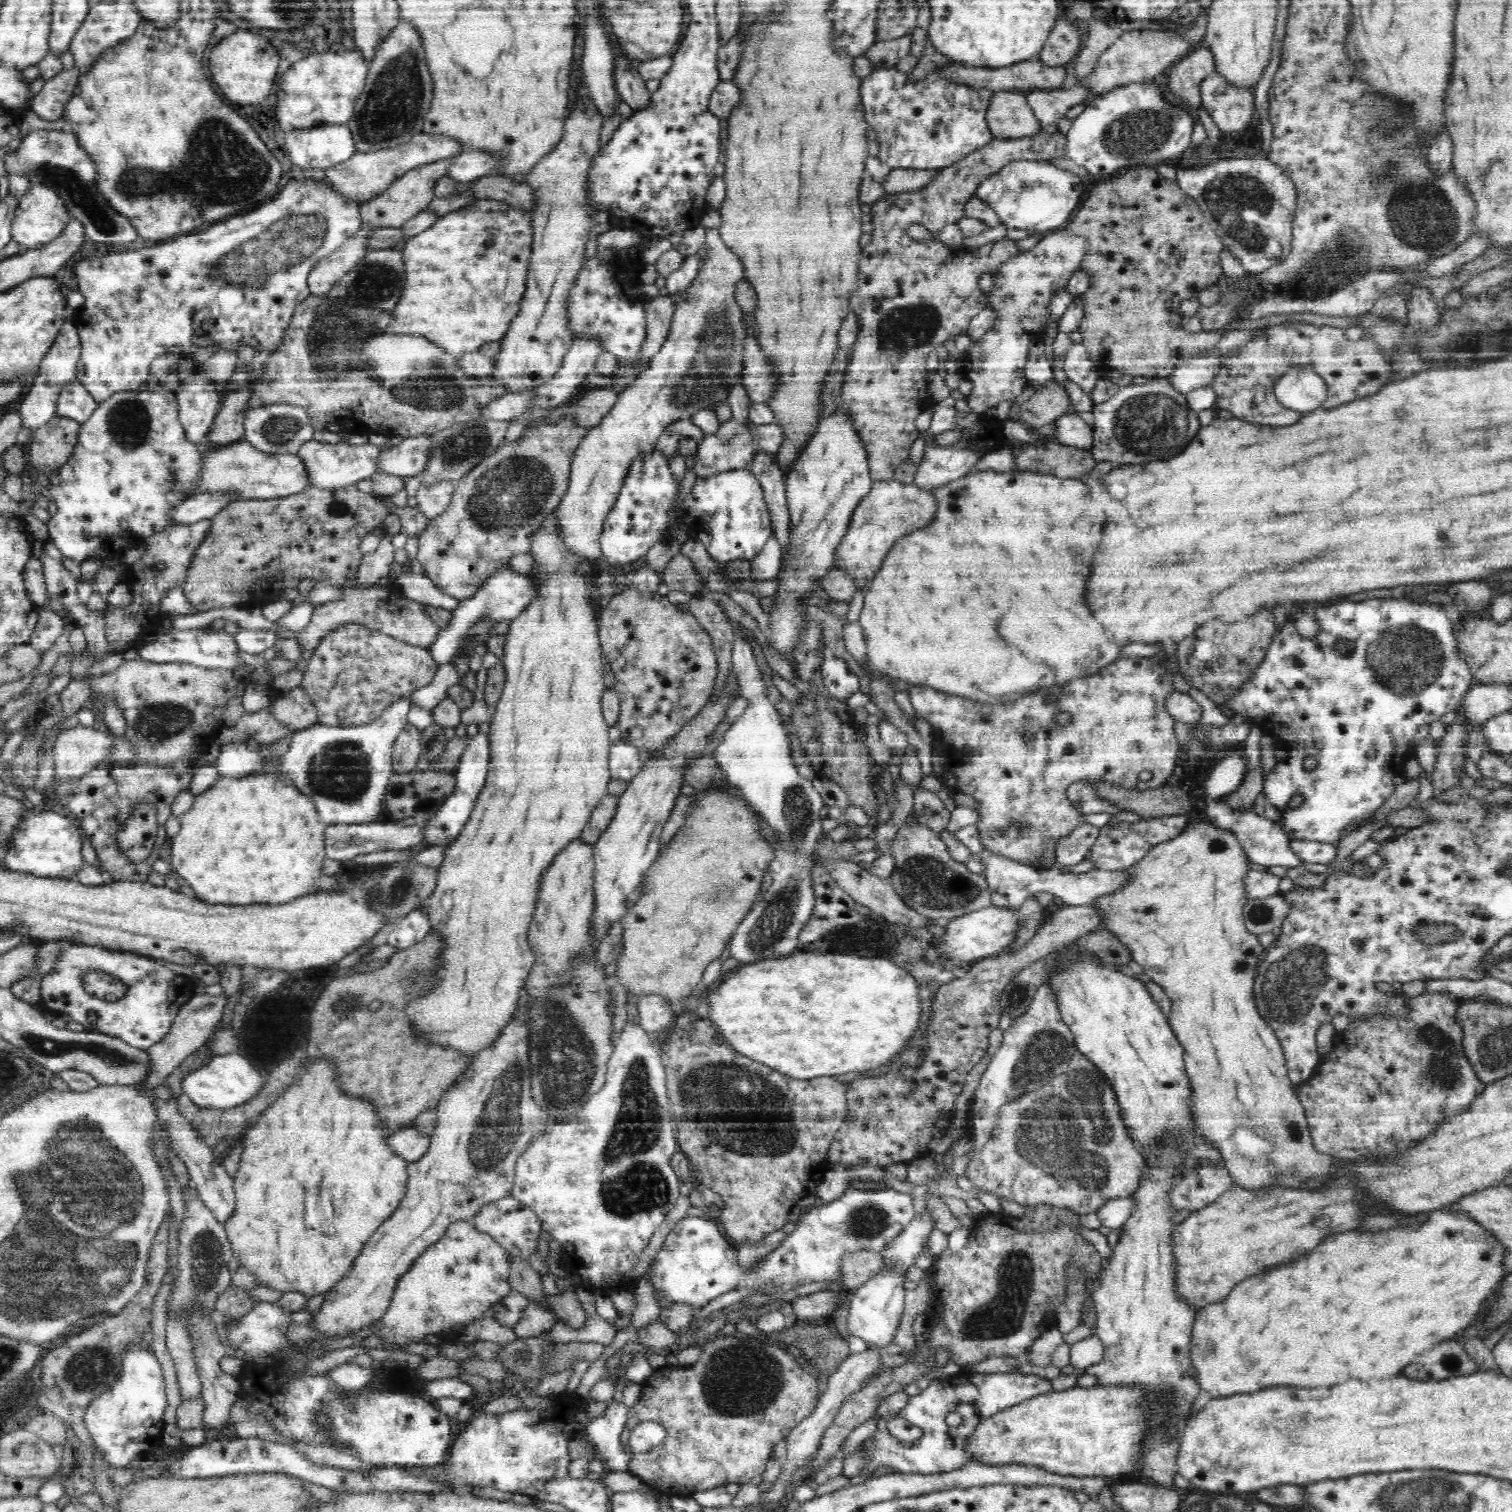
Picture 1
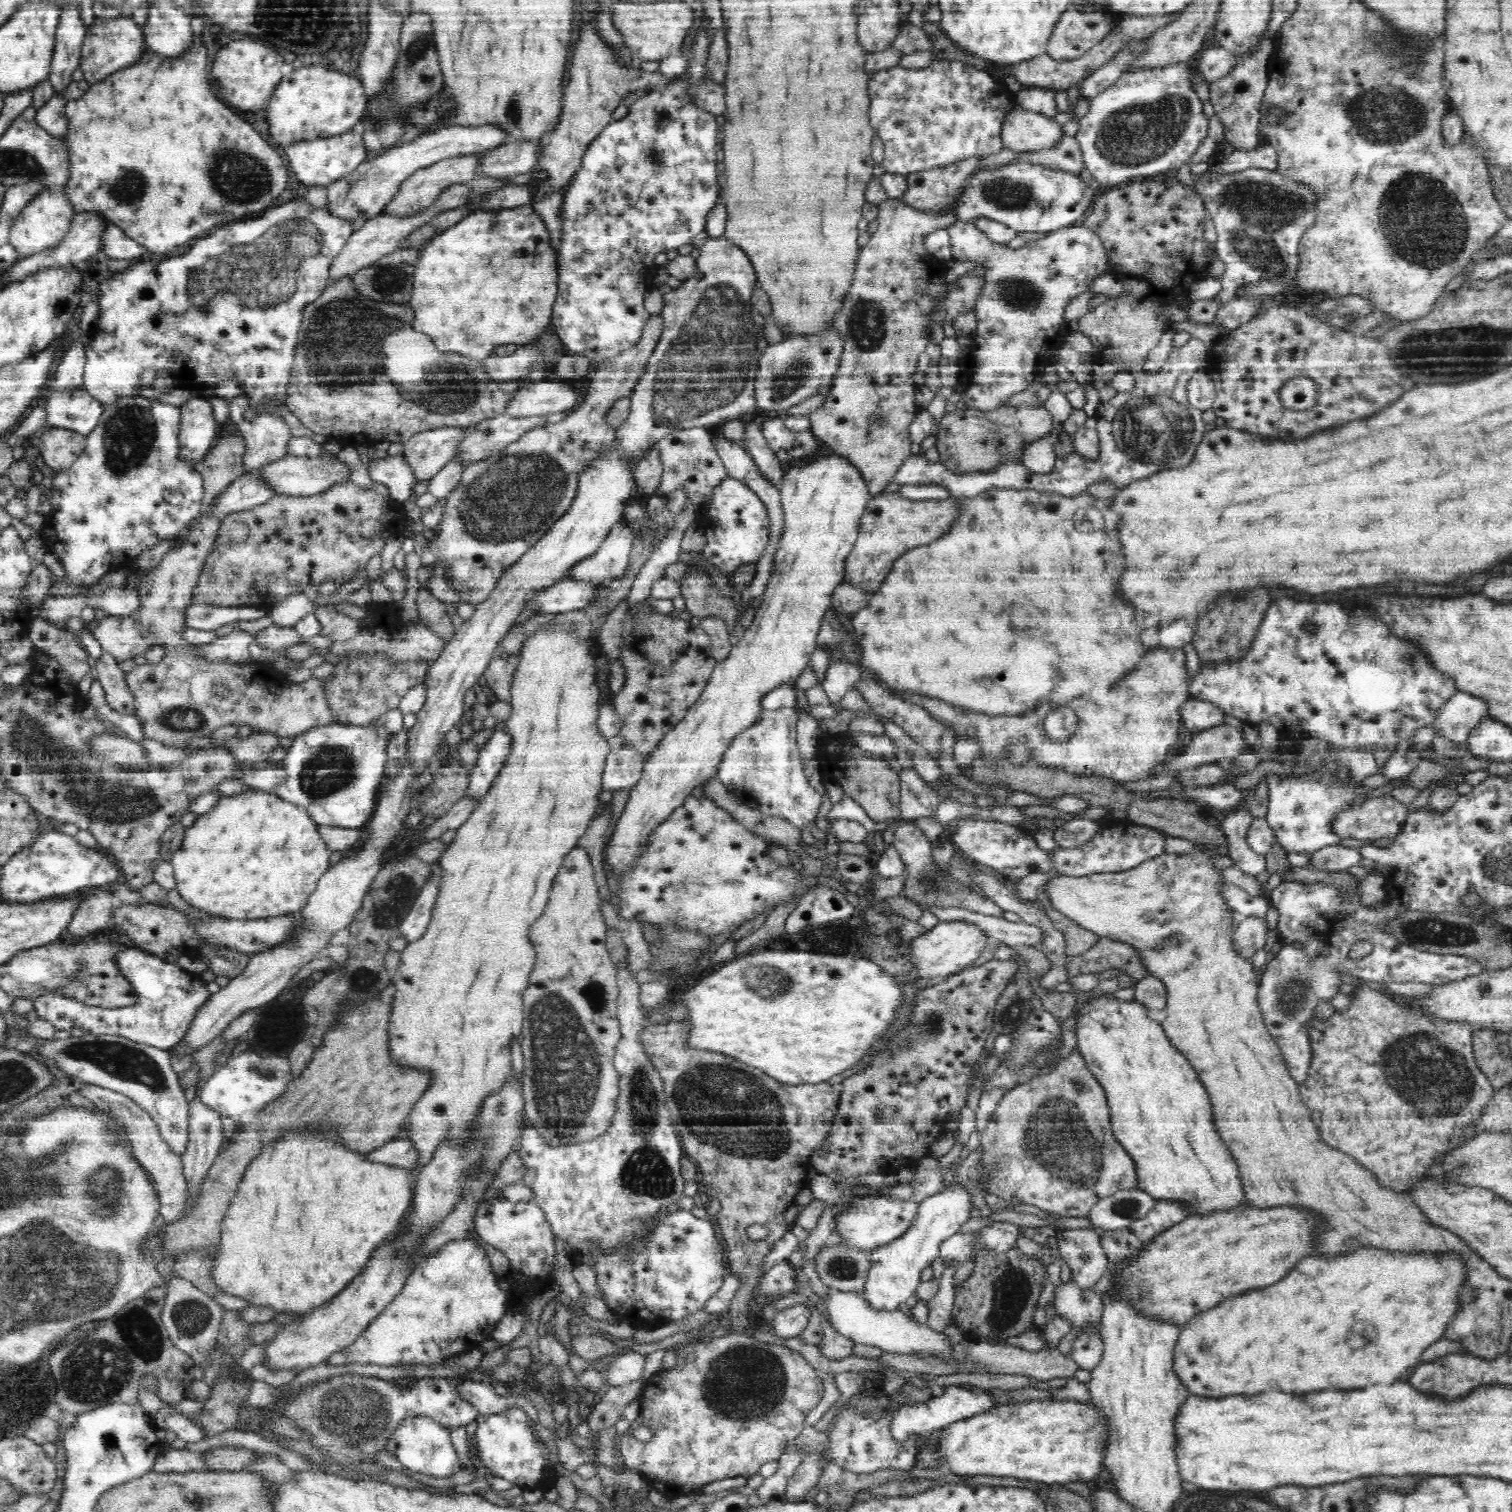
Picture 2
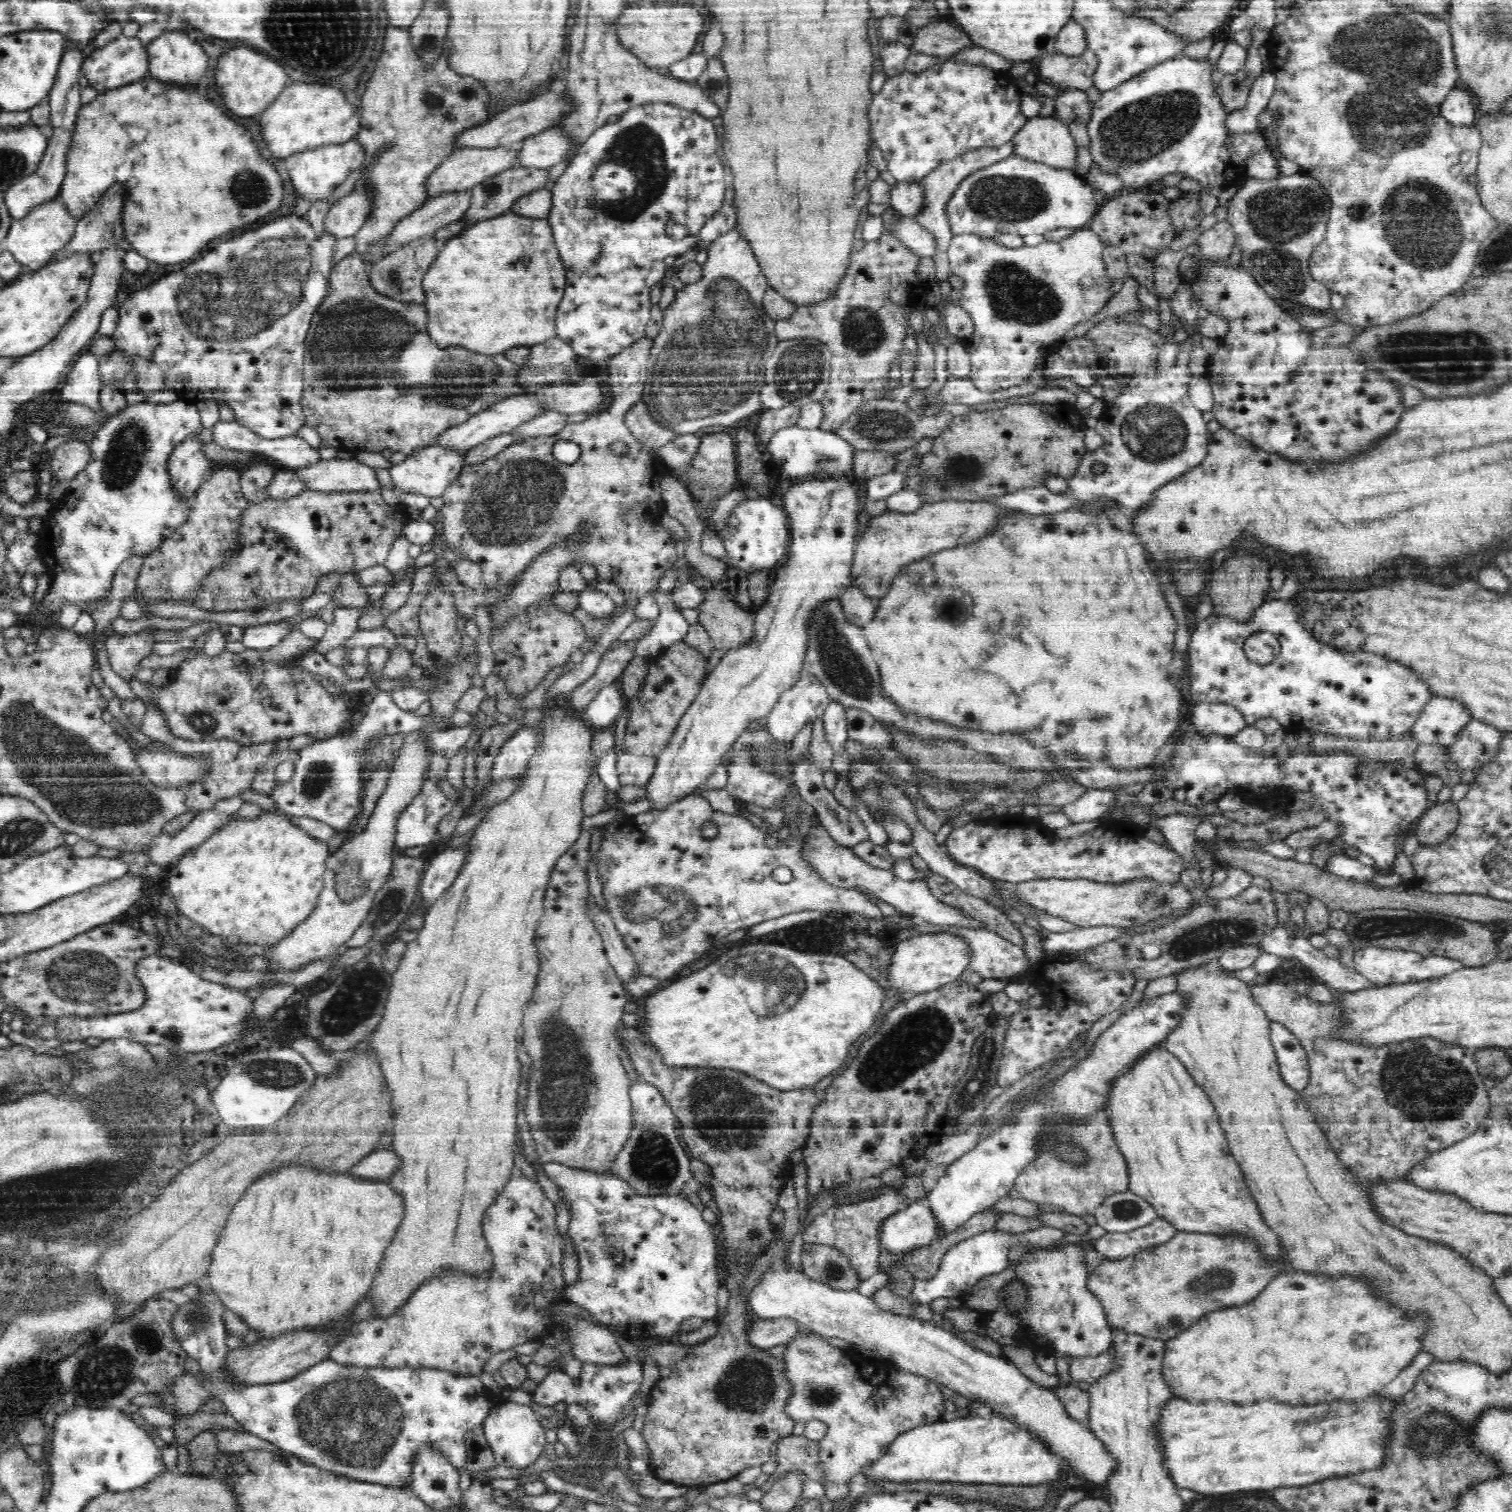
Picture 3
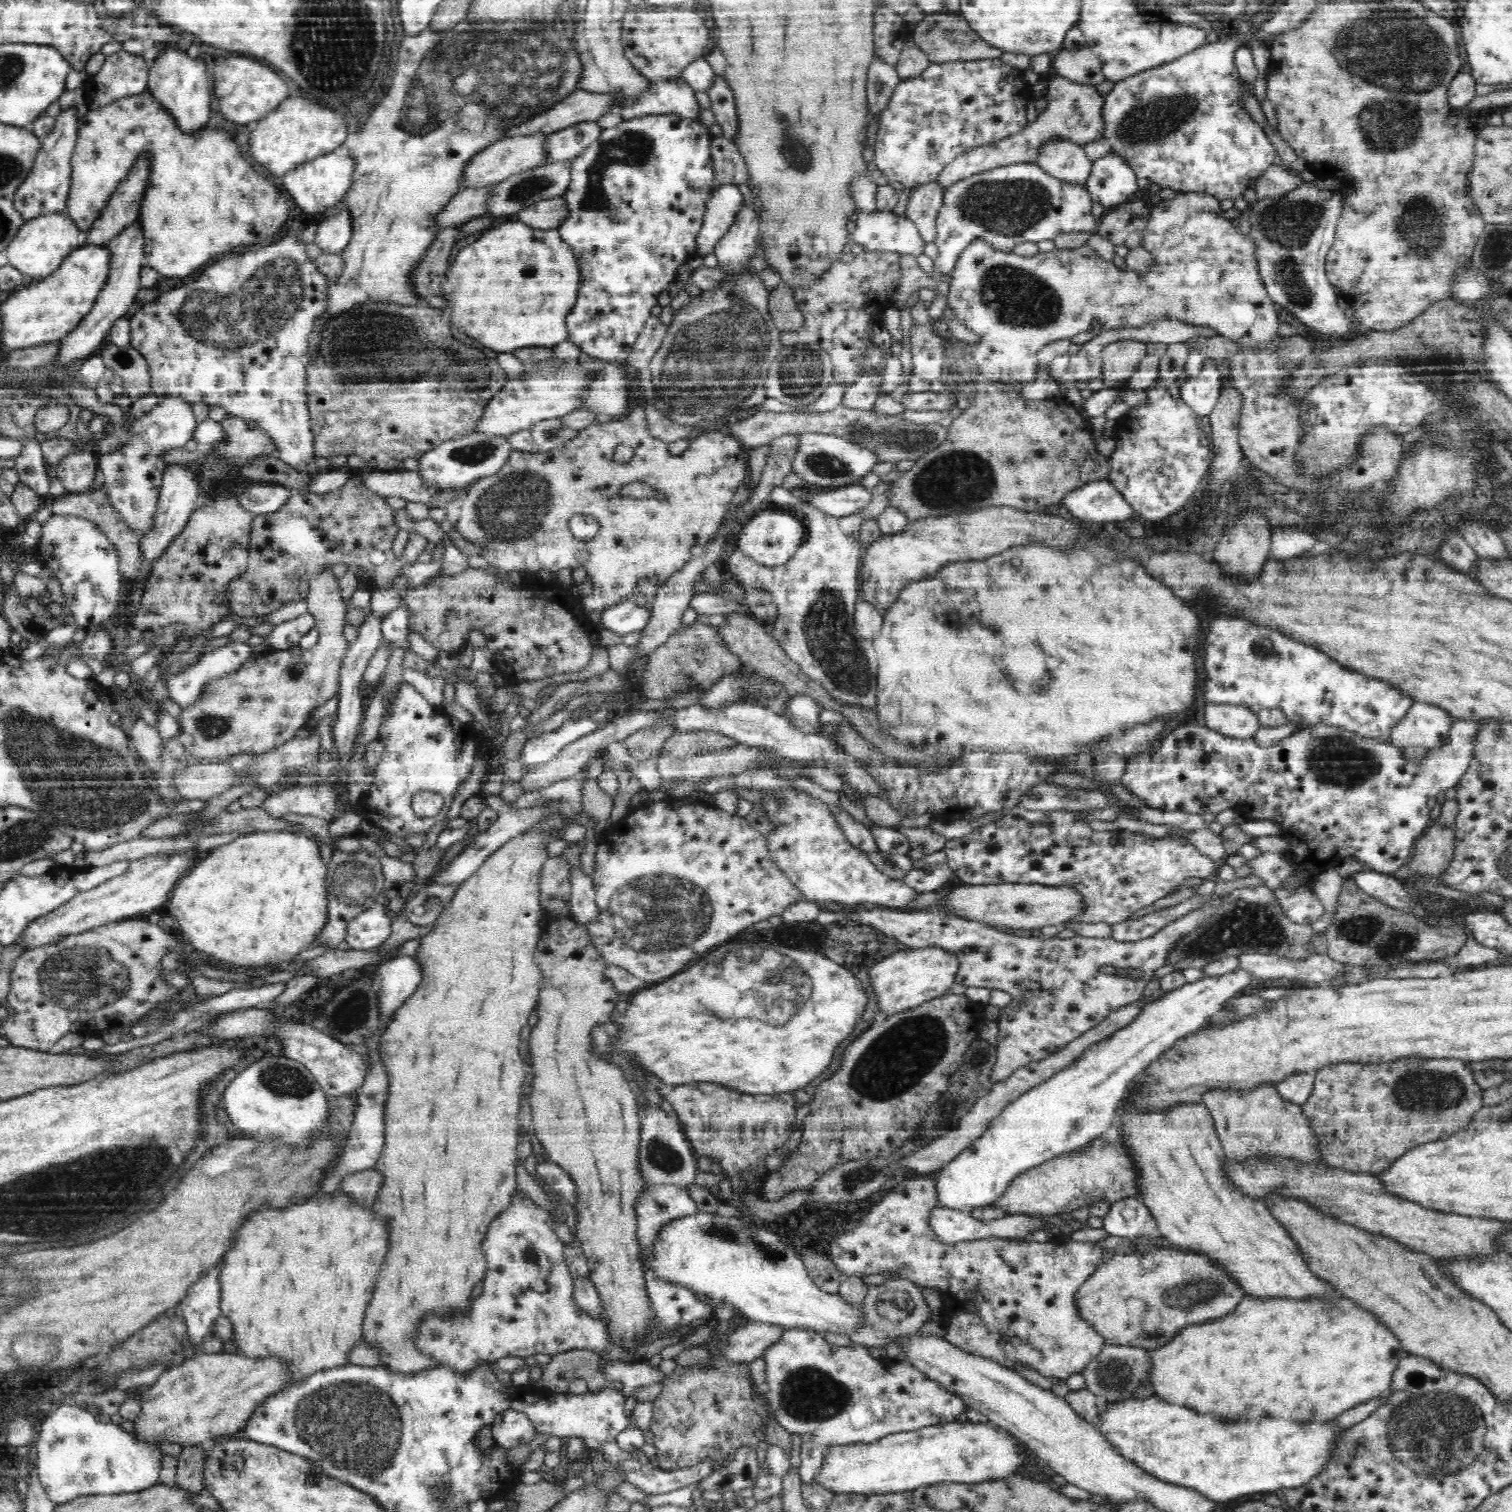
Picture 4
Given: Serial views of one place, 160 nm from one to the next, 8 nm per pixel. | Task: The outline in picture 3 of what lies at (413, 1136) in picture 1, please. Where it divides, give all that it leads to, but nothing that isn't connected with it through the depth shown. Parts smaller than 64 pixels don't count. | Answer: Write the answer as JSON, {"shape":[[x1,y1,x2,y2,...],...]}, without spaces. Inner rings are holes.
{"shape":[[378,1150,367,1154,359,1163,355,1163,348,1173,367,1182,388,1181,397,1171,400,1160,392,1150]]}

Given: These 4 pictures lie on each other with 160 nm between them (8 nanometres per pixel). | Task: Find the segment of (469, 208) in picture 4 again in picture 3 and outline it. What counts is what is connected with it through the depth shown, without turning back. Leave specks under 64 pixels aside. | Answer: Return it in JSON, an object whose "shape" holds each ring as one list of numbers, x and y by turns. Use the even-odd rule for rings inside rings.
{"shape":[[470,190,468,191,459,191,459,192,448,192,442,193,441,195,435,196,424,203,416,212,400,220,400,224,394,228,394,232,386,238,386,242,379,246,379,244,372,244,370,246,370,252,368,252,368,258,362,258,364,261,371,265,374,262,378,261,382,256,385,256,385,252,388,251,394,252,398,250,402,245,408,244,413,240,422,238,424,235,434,235,436,230,455,222,456,220,461,220,462,215,468,210,468,207,471,203,471,194]]}

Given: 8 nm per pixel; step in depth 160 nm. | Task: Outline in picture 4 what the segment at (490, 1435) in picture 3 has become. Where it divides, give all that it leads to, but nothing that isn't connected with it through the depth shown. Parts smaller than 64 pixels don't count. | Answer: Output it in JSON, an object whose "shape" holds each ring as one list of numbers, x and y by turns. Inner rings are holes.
{"shape":[[510,1410,504,1413,503,1416,496,1418,494,1424,490,1427,496,1444,508,1448,524,1446,524,1444,532,1442,534,1436,536,1436,536,1431,528,1417,514,1410]]}

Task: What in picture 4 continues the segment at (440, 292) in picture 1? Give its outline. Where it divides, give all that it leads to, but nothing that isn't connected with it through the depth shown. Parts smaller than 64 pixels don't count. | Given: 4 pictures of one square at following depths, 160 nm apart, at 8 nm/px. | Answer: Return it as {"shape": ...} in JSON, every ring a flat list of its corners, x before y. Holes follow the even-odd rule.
{"shape":[[503,219,483,234,462,248,450,266,444,310,450,312,452,326,496,352,566,341,566,314,578,296,580,263,558,229,540,230]]}

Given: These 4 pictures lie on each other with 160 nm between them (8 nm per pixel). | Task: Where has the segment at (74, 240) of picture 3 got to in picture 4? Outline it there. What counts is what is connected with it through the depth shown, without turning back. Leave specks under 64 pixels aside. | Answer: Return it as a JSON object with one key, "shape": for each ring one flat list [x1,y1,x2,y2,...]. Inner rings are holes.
{"shape":[[146,154,138,156,132,170,116,188,102,214,95,220,94,226,86,231,84,245,107,246,109,240,118,236,126,226,136,221,146,188,150,184,151,158]]}

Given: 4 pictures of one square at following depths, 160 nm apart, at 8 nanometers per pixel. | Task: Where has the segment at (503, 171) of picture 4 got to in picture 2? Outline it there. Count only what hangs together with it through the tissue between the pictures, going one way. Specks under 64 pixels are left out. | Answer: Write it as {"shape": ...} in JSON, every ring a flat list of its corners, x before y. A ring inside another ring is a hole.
{"shape":[[478,153,454,156,435,162,426,168,416,170,407,180,402,182,402,188,398,190,391,202,383,208,382,214,394,215,398,218,414,216,420,210,428,208,448,186,452,186,452,184,467,184,467,182,474,179,480,159,482,159,482,155,478,155]]}

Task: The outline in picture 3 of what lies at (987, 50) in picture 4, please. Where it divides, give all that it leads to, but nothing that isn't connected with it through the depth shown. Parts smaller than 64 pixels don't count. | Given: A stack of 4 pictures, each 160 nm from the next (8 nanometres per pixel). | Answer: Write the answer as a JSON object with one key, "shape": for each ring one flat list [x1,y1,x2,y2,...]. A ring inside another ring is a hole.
{"shape":[[947,21,928,23,918,29,911,49,915,52,936,56,938,59,956,56,964,48,976,47,975,42,960,26,953,26]]}

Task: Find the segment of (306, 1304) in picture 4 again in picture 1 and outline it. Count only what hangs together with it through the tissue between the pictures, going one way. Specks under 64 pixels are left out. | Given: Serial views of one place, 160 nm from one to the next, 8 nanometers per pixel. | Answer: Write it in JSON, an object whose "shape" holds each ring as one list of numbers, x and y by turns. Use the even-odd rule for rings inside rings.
{"shape":[[305,1060,297,1071,304,1074,296,1076,284,1094,260,1113,258,1122,246,1132,239,1168,233,1177,235,1208,224,1226,232,1256,239,1258,239,1266,245,1266,258,1277,262,1287,270,1287,279,1294,298,1291,311,1298,330,1291,354,1266,364,1244,399,1207,407,1191,408,1173,406,1160,394,1154,386,1143,388,1134,381,1131,373,1106,341,1092,331,1064,309,1064],[312,1186,334,1186,334,1196,316,1194]]}

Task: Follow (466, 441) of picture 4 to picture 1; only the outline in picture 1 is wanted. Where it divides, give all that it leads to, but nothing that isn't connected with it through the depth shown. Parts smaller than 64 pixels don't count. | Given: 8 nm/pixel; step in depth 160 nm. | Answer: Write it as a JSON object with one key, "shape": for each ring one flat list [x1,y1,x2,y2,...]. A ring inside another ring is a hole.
{"shape":[[312,439,300,446,297,455,303,460,308,468,310,475,309,486,332,489,342,488,343,486,356,485,364,478,371,478,377,472,377,458,382,448,371,443,360,445,348,445,348,443,322,443]]}

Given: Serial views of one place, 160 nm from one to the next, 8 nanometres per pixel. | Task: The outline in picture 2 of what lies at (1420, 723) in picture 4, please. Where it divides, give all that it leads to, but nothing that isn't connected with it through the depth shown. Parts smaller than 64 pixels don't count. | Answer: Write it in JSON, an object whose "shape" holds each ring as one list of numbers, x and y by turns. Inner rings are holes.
{"shape":[[1460,691,1440,706,1431,726,1438,736,1461,744,1468,740,1469,732,1476,728,1480,720,1488,718,1483,700]]}

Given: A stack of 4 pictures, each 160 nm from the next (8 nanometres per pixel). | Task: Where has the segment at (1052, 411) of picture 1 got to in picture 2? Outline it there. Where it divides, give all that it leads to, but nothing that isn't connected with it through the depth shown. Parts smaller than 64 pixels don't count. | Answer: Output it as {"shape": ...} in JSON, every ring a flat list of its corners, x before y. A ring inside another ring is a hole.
{"shape":[[1044,405,1038,406,1006,406,992,410,957,409,954,412,944,413,940,420,936,448,939,452,939,461,949,471,956,475,976,474,980,471,994,471,1010,462,1022,463,1022,449,1026,443,1042,438,1052,430,1052,414]]}

